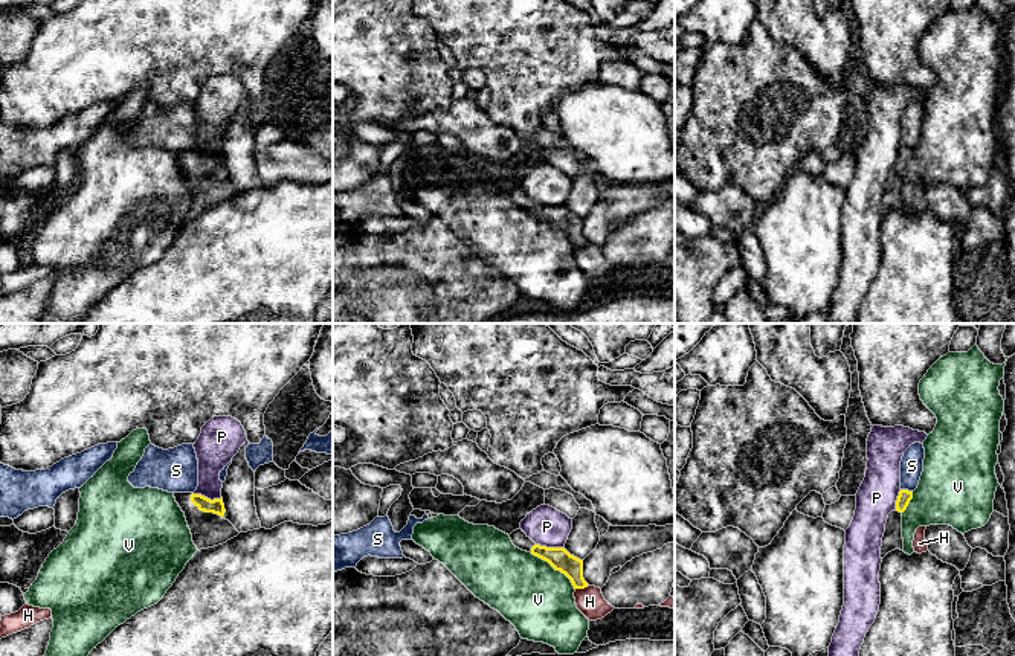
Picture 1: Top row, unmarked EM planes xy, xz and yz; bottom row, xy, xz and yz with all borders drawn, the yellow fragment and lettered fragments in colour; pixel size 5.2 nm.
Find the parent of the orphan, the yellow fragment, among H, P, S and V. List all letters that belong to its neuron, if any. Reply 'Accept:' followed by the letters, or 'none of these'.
Accept: none of these

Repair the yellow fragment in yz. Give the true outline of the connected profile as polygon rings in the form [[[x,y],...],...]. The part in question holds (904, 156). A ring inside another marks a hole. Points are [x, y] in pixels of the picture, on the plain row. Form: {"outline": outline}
{"outline": [[[901,148],[896,168],[888,172],[885,182],[885,191],[882,195],[881,204],[881,217],[884,217],[888,211],[894,207],[904,207],[904,197],[902,197],[902,171],[907,168],[910,159],[913,157],[913,150]]]}

